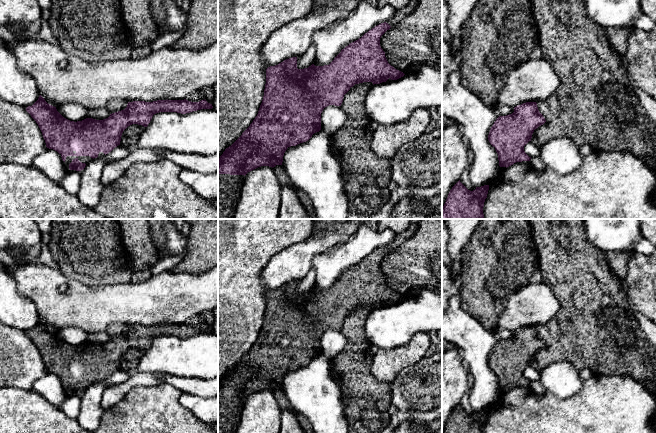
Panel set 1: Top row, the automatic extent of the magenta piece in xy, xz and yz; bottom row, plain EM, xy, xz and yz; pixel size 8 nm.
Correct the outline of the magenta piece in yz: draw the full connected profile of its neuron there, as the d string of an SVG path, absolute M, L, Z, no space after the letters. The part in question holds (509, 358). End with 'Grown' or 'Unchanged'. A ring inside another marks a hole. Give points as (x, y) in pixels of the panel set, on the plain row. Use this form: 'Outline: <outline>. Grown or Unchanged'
Outline: M536 326L514 331L514 336L499 340L490 353L488 364L498 378L499 390L509 391L516 386L530 385L524 370L531 365L535 353L546 346Z. Unchanged

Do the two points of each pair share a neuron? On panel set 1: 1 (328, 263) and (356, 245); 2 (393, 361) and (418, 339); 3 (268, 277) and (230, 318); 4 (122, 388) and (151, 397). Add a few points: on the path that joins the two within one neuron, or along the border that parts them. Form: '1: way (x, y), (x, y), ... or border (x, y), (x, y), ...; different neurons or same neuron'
1: way (335, 261), (349, 252); same neuron
2: way (399, 358), (413, 345); same neuron
3: border (270, 261), (261, 273), (261, 282), (267, 291); different neurons
4: border (152, 385), (133, 386), (112, 406); different neurons

